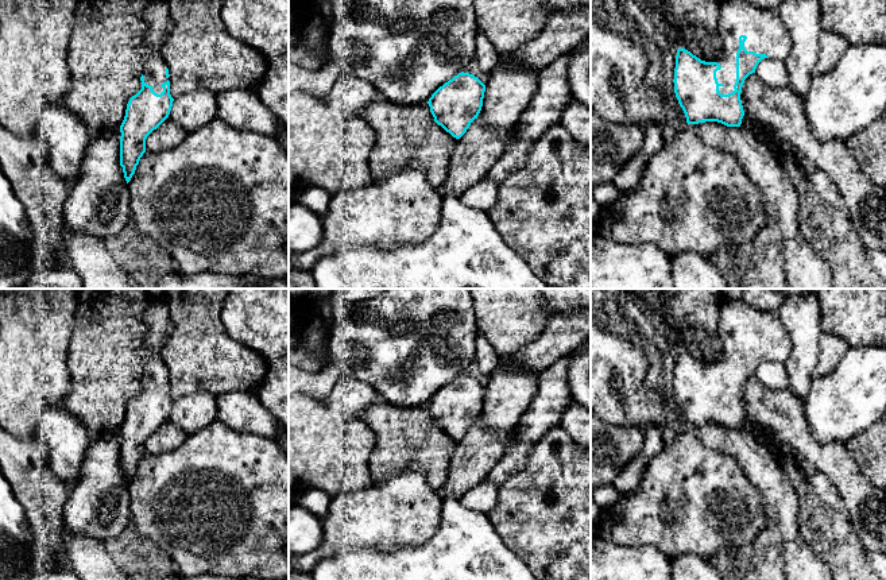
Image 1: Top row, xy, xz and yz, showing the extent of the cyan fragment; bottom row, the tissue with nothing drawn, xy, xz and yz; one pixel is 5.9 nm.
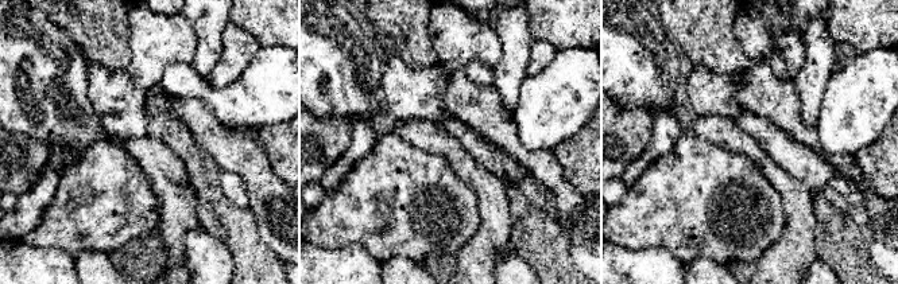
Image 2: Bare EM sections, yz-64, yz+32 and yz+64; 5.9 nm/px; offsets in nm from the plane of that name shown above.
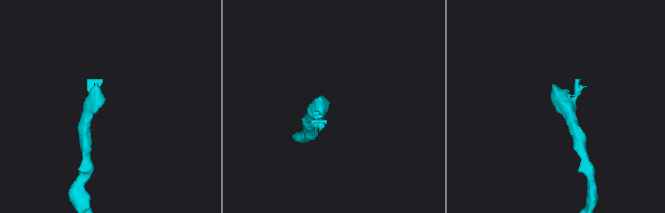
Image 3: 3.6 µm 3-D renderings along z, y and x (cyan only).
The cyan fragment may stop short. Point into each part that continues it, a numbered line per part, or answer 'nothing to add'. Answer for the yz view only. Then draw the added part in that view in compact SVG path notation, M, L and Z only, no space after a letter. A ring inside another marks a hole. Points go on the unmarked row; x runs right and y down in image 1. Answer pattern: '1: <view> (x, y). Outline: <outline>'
1: yz (766, 336). Outline: M742 298L724 301L720 308L719 335L723 343L723 359L716 363L721 371L716 374L719 394L732 395L736 384L736 355L739 352L739 339L746 337L744 351L757 356L766 356L770 360L785 364L792 349L792 340L778 316L761 312L747 305Z

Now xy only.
1: xy (159, 327). Outline: M154 301L146 310L144 321L147 326L146 347L150 355L144 363L143 374L144 384L152 388L158 397L163 394L162 386L166 379L166 364L162 360L162 348L167 337L174 332L174 325L169 316L169 309L162 301Z

